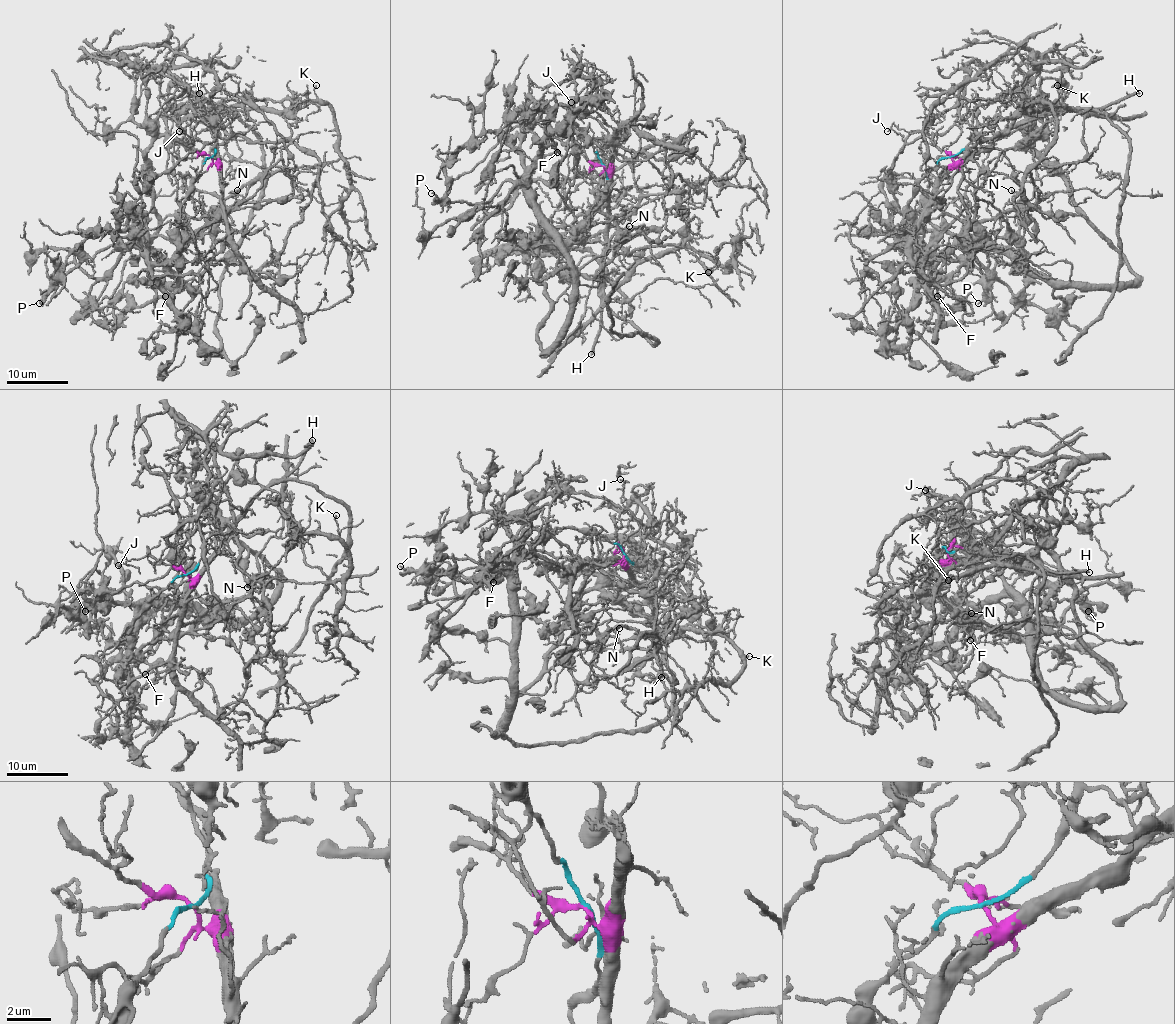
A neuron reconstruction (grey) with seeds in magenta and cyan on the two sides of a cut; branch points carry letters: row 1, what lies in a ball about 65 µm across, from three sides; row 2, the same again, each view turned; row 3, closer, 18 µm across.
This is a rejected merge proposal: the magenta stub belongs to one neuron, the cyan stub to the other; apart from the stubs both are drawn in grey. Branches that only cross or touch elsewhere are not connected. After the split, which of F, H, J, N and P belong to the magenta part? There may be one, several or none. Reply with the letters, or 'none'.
H, J, N

